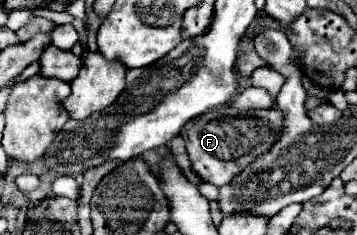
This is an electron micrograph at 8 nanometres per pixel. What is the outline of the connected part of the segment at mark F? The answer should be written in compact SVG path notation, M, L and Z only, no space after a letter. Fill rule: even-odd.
M217 109L209 111L191 121L187 133L187 153L193 171L207 183L217 187L229 185L255 157L269 151L271 145L281 137L285 117L279 109L257 109L257 111L233 111Z

